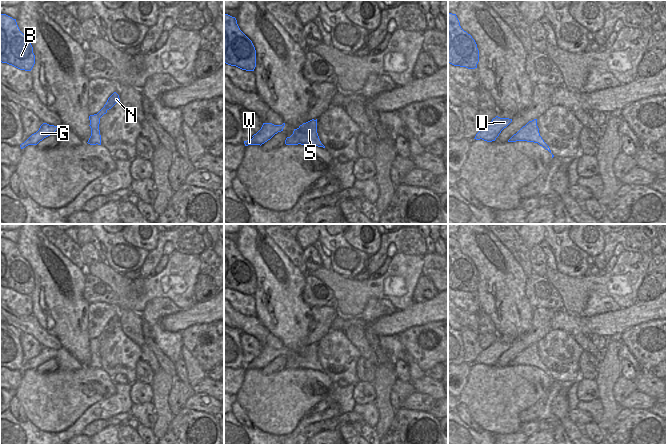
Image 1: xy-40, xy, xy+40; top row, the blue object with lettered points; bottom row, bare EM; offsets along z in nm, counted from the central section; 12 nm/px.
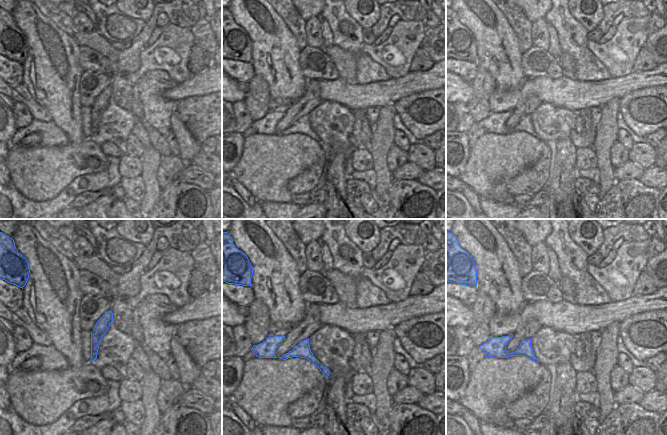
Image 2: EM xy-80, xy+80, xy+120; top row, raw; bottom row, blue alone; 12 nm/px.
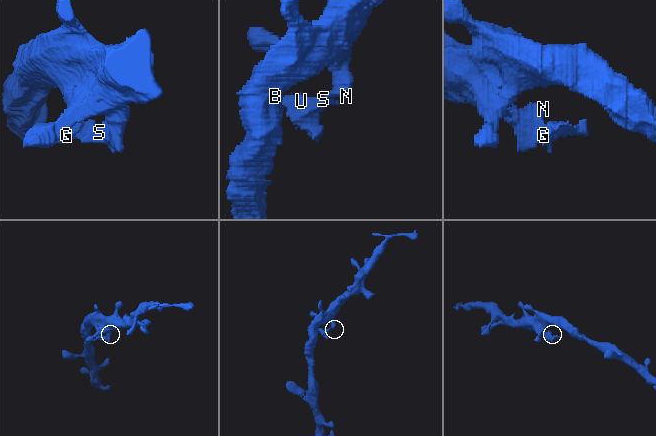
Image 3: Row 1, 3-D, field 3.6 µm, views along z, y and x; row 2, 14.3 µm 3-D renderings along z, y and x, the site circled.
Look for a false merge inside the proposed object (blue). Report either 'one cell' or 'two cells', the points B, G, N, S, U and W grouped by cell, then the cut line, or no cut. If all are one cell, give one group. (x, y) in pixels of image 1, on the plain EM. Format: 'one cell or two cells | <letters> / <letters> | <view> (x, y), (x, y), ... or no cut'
two cells | B N / G S U W | xy-40 (91, 356), (92, 364), (97, 367)

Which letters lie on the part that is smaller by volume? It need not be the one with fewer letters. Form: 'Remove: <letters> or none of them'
Remove: G, S, U, W

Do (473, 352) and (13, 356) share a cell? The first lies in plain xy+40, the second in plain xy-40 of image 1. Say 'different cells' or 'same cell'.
different cells

